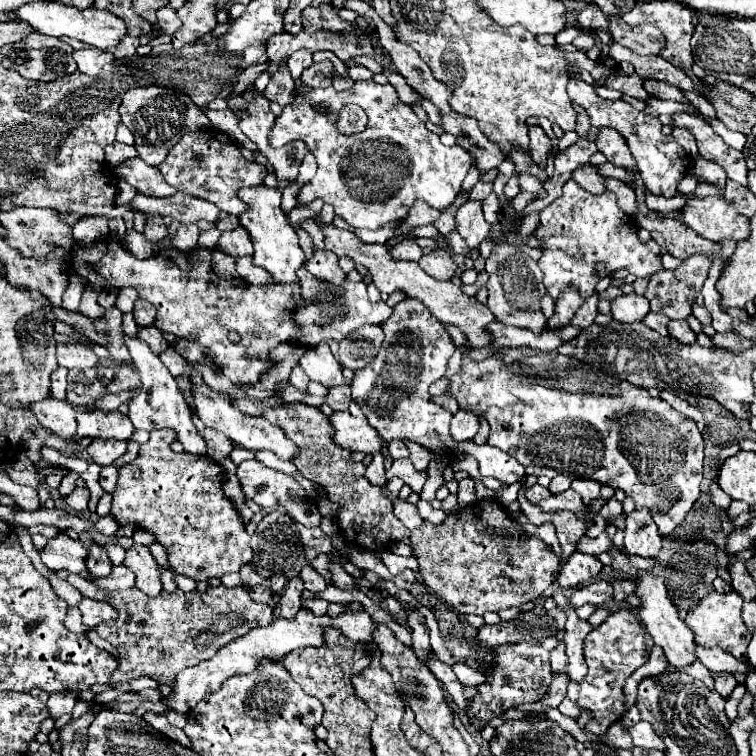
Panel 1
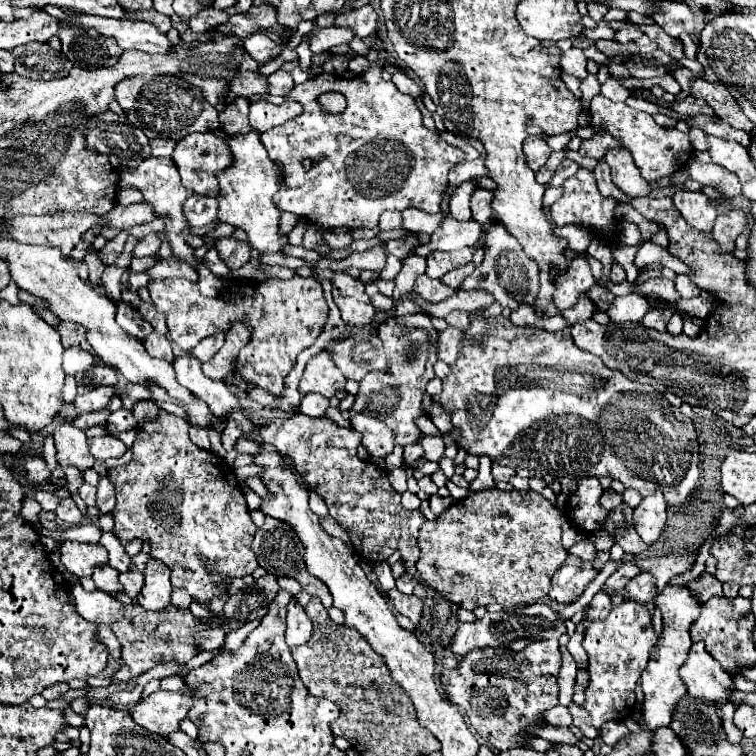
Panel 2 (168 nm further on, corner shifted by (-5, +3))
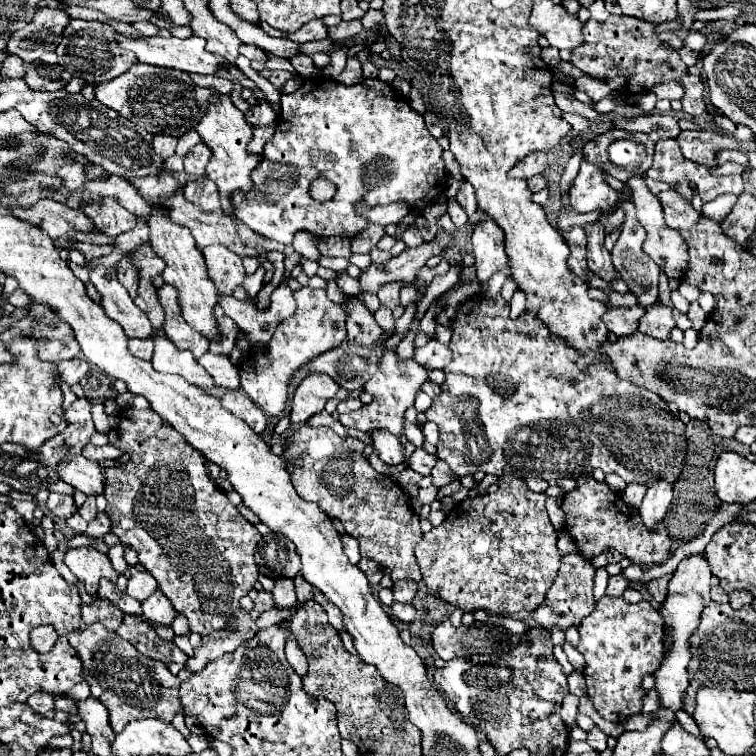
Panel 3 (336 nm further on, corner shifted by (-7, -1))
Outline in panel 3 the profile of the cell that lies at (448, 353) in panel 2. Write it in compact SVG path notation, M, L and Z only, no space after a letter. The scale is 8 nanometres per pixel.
M436 339L428 341L426 347L420 347L414 351L416 363L420 363L424 369L444 369L450 363L450 349Z

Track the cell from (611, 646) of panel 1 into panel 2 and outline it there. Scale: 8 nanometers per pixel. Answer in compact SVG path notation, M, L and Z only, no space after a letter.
M624 601L622 605L612 607L606 619L600 619L586 629L582 645L588 653L590 685L586 687L584 709L590 713L592 725L598 731L606 721L624 721L634 711L634 687L640 679L640 673L646 669L650 649L656 641L658 637L652 631L652 615L636 601Z

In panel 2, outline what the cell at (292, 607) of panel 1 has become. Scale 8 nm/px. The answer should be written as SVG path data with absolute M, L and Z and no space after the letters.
M292 599L288 603L288 629L286 629L286 645L288 647L298 647L298 645L304 645L310 635L312 635L312 623L308 619L308 615L304 613L302 605Z

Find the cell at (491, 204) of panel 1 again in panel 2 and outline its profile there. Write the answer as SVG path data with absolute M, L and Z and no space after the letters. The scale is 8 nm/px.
M478 189L472 195L470 207L472 207L472 219L476 219L482 225L488 225L492 221L492 191Z

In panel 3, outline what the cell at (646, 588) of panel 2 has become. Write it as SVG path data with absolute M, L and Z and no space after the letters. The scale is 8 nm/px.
M660 577L648 583L648 593L654 599L654 603L664 603L666 595L668 595L668 577Z

